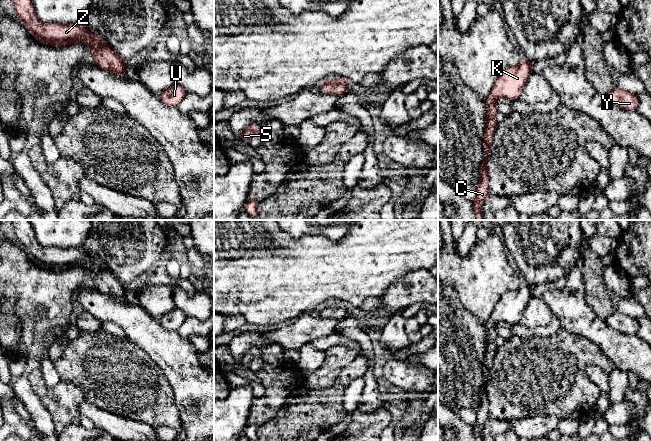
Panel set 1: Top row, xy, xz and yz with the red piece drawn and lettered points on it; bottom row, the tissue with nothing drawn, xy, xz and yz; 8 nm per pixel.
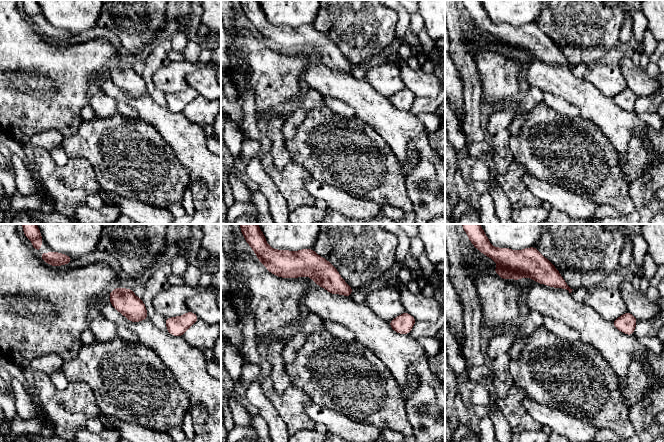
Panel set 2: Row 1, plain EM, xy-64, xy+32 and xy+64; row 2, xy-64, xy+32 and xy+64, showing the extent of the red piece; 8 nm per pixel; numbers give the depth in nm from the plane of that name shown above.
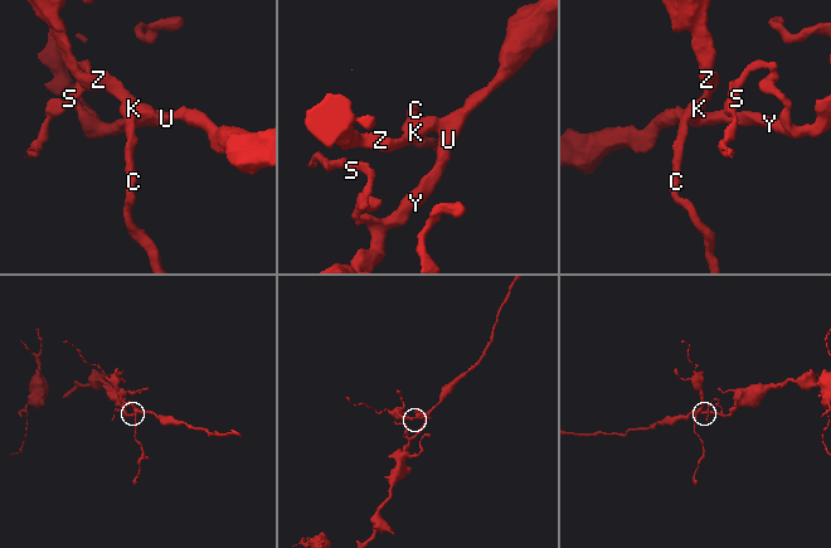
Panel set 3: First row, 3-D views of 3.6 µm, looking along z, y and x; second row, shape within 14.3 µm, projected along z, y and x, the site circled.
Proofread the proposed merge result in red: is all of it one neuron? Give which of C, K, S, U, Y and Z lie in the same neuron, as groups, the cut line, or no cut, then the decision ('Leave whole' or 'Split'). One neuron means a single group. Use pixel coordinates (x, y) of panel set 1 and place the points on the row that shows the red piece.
Groups: C K S U Y Z. No split. Leave whole

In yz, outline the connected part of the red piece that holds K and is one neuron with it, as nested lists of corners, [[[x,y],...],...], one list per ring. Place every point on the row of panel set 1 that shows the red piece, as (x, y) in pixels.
[[[530,60],[520,61],[516,67],[508,67],[504,69],[498,79],[496,80],[486,103],[487,119],[486,128],[484,132],[485,139],[485,158],[480,167],[480,182],[477,186],[476,199],[473,202],[476,220],[485,220],[480,213],[480,209],[484,203],[485,198],[490,193],[488,182],[488,164],[487,157],[491,150],[491,143],[494,137],[498,122],[495,119],[498,113],[496,109],[496,101],[504,98],[510,102],[519,99],[521,92],[531,74]]]

